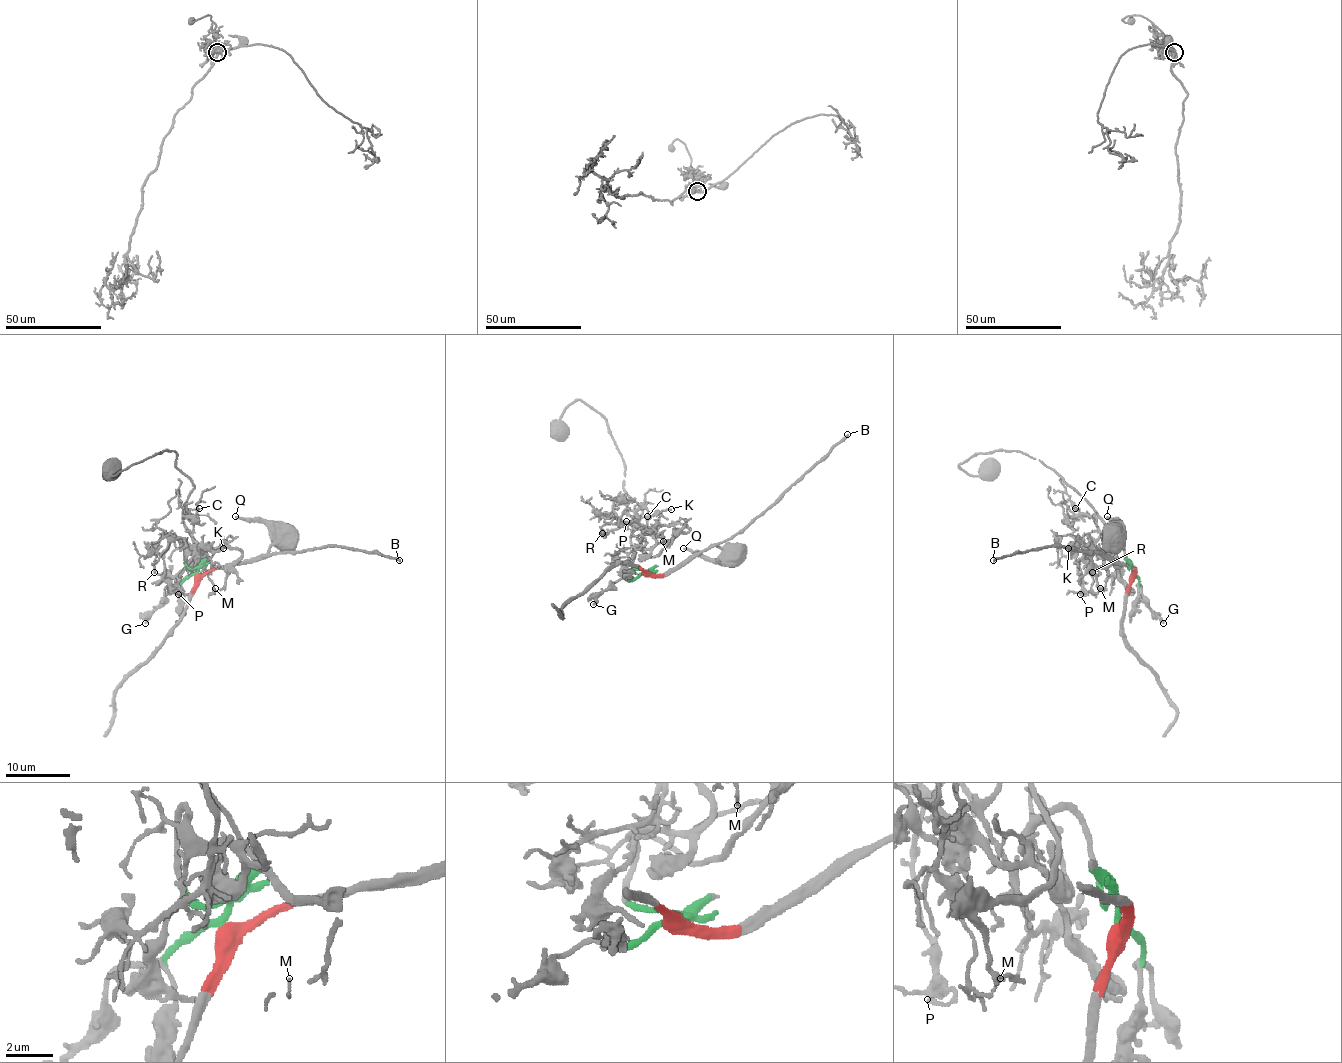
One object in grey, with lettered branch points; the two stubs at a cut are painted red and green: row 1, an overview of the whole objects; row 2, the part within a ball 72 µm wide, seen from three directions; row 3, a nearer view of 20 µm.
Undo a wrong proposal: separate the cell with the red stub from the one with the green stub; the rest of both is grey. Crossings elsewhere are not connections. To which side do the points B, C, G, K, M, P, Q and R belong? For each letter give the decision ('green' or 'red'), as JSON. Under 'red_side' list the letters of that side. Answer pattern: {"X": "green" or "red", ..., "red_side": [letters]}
{"B": "red", "C": "green", "G": "green", "K": "green", "M": "green", "P": "green", "Q": "red", "R": "green", "red_side": ["B", "Q"]}

